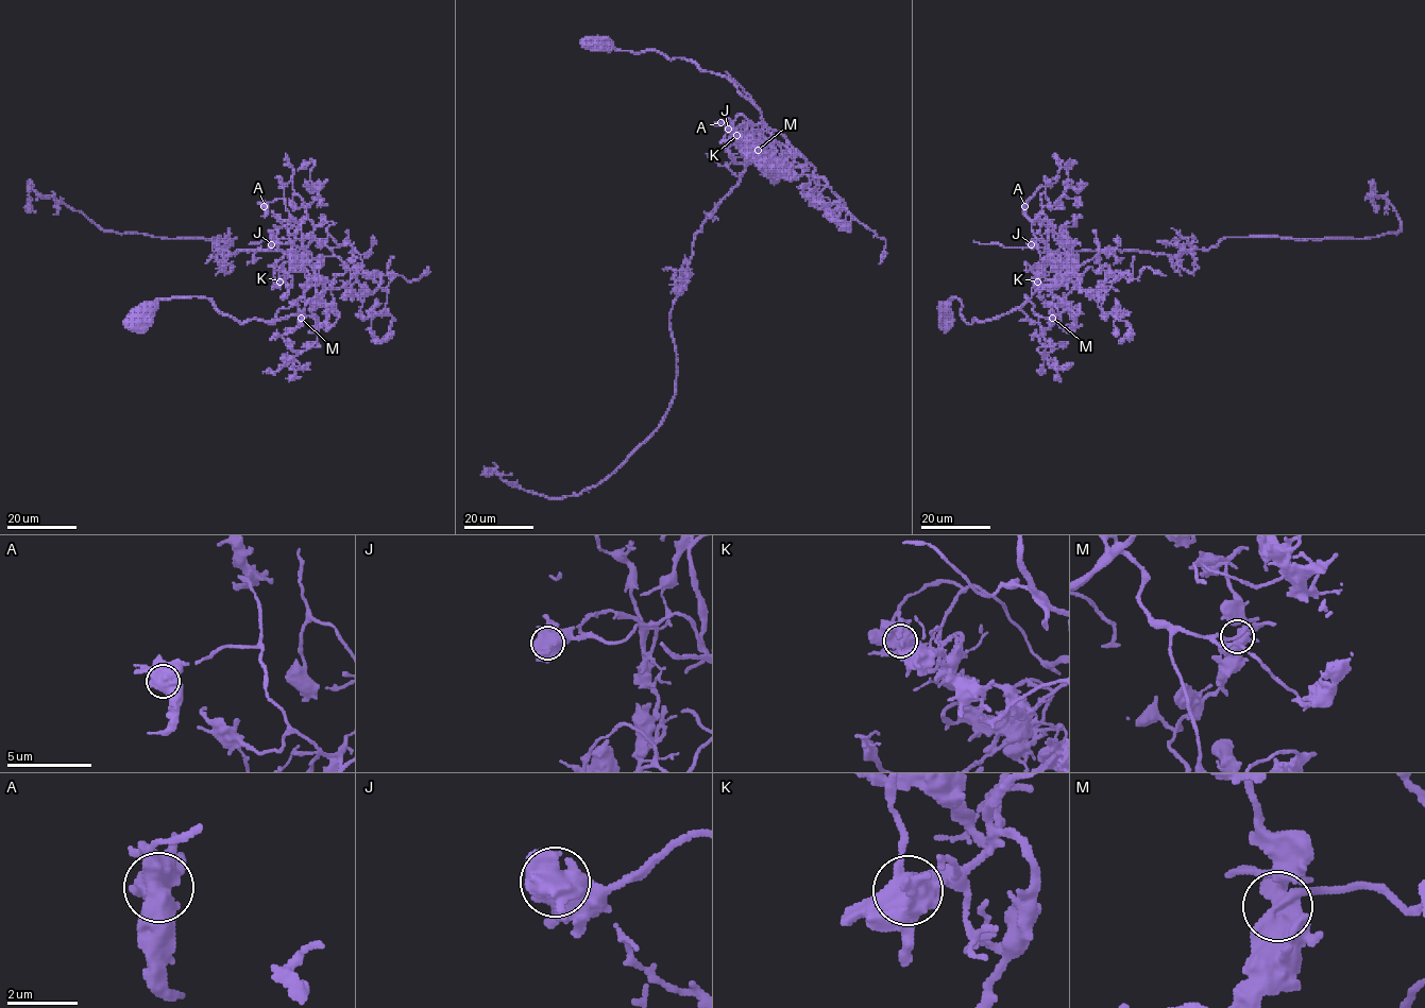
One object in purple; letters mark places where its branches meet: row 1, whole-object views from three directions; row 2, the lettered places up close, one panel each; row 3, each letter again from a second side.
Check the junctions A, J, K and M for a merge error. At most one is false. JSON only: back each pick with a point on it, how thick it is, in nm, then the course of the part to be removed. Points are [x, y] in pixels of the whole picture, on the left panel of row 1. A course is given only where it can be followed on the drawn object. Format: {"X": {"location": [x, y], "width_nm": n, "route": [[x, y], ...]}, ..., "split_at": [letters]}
{"K": {"location": [280, 282], "width_nm": 750, "route": [[280, 280], [288, 276], [292, 253], [227, 256], [214, 246], [220, 236], [102, 231], [31, 189], [35, 211]]}, "split_at": ["K"]}

